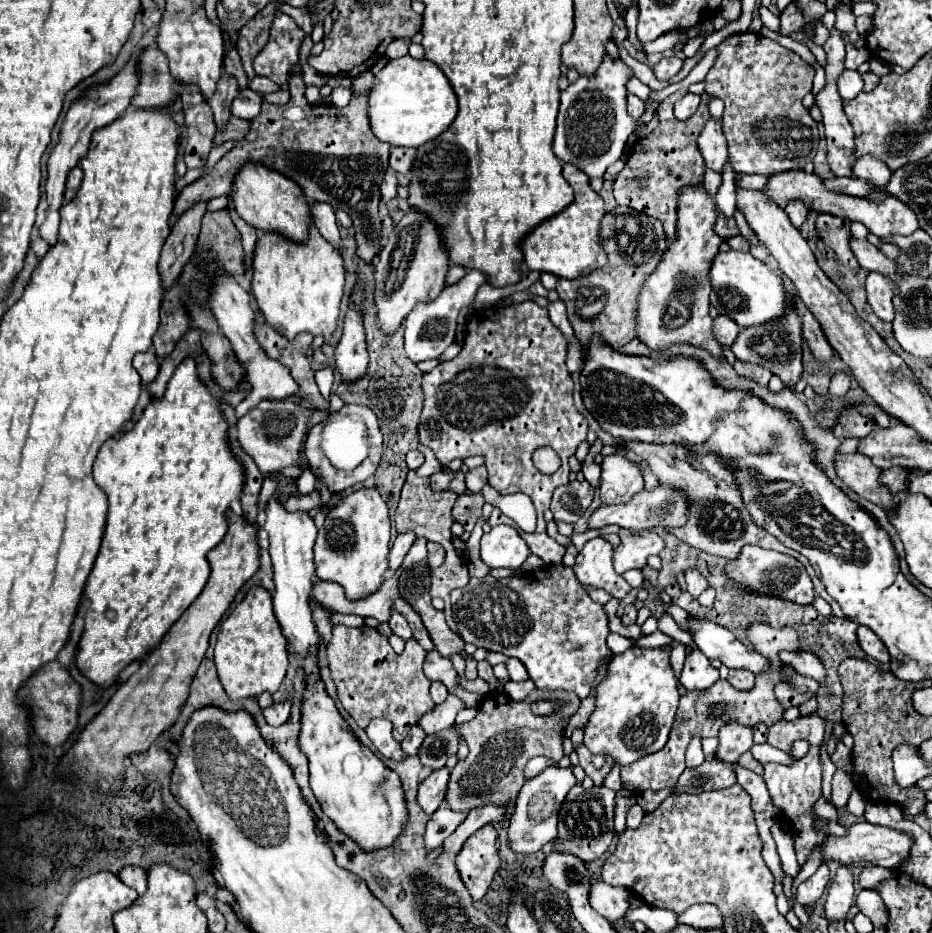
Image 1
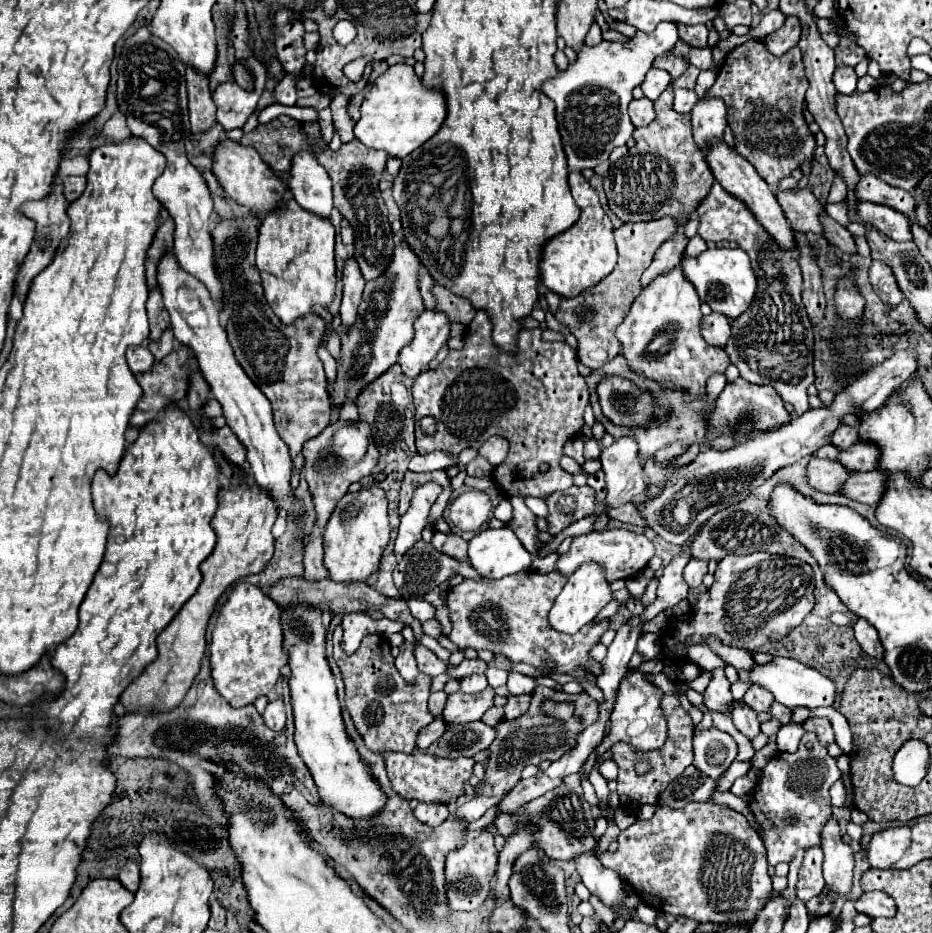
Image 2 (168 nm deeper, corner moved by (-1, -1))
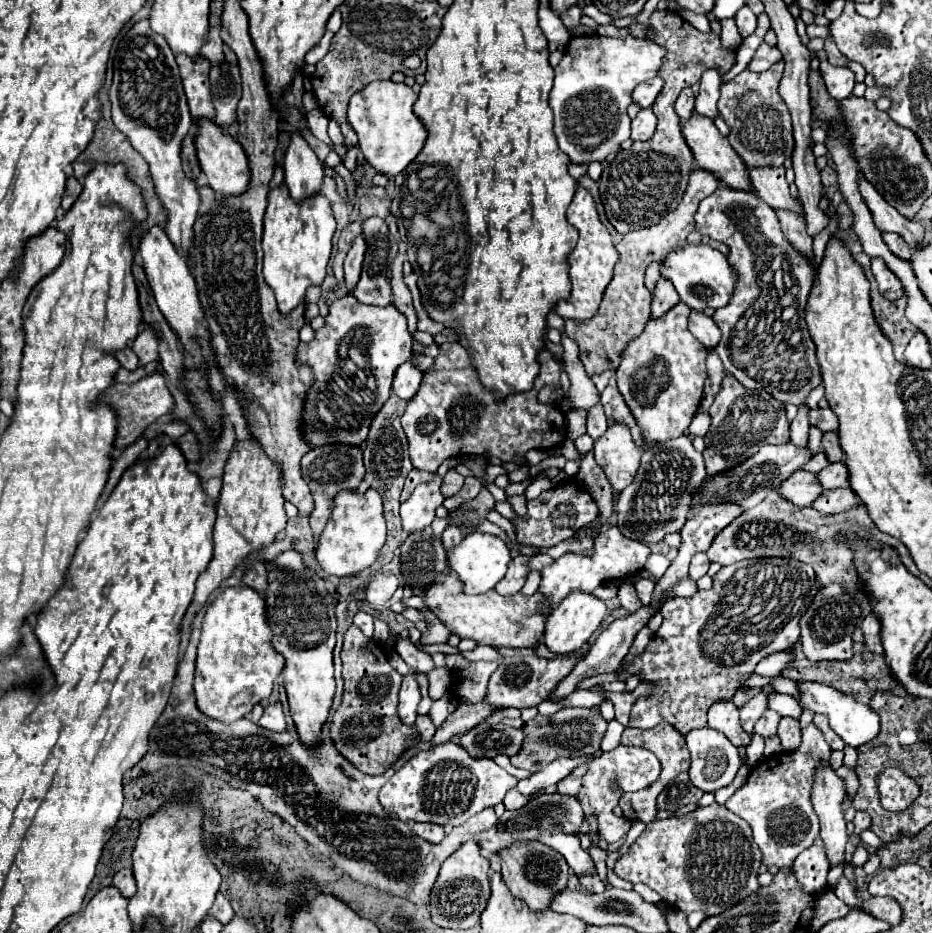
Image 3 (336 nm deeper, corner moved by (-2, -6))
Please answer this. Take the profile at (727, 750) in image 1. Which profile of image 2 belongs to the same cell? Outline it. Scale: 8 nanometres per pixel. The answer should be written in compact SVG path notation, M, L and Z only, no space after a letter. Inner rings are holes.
M736 706L732 710L732 720L736 724L736 728L746 736L746 738L754 738L760 734L760 722L758 722L758 714L750 708L750 706Z

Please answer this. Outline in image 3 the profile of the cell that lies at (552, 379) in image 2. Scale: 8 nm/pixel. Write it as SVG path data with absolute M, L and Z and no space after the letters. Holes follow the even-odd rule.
M443 343L433 369L425 373L419 391L401 417L413 467L435 473L445 459L465 455L525 463L529 449L559 447L567 437L565 413L555 403L539 403L537 393L547 385L559 387L561 367L547 349L539 351L539 367L531 391L499 399L495 391L481 385L469 351L459 343Z

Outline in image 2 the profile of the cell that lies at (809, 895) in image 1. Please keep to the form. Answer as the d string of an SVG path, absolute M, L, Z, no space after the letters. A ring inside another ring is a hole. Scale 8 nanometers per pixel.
M812 846L804 854L804 862L800 866L798 884L796 884L796 896L802 902L808 902L810 898L818 896L824 890L824 878L822 878L822 850L820 846Z

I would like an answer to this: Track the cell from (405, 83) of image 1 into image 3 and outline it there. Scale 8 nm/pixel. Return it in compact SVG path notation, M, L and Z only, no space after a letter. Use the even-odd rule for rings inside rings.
M391 79L369 83L363 91L353 95L349 103L347 119L357 131L365 161L375 167L375 171L385 173L389 179L401 173L419 155L429 135L425 123L413 113L413 103L415 91L409 85L395 83Z

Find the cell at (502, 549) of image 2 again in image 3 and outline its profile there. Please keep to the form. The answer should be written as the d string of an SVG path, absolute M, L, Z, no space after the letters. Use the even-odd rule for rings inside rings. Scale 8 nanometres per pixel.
M479 531L467 535L461 541L461 545L453 547L453 551L449 551L447 555L449 555L449 567L465 583L465 593L469 595L479 595L479 593L487 593L489 589L493 589L505 577L507 567L511 563L509 547L499 537L489 535L489 533L479 533Z

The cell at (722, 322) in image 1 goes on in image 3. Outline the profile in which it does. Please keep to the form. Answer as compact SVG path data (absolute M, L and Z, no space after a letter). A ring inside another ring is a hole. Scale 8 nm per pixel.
M693 311L693 315L689 317L689 331L699 339L699 343L703 343L707 349L715 349L717 343L721 341L721 331L717 327L717 323L707 317L705 313L697 313Z

